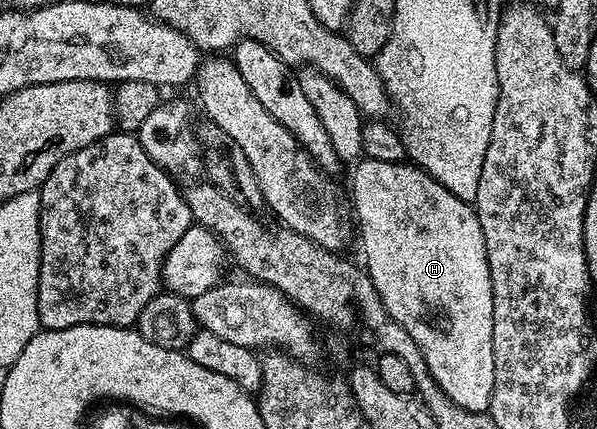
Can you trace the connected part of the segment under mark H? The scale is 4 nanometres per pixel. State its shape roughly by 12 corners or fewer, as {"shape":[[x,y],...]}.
{"shape":[[362,158],[364,270],[468,411],[495,385],[483,229],[409,161]]}

